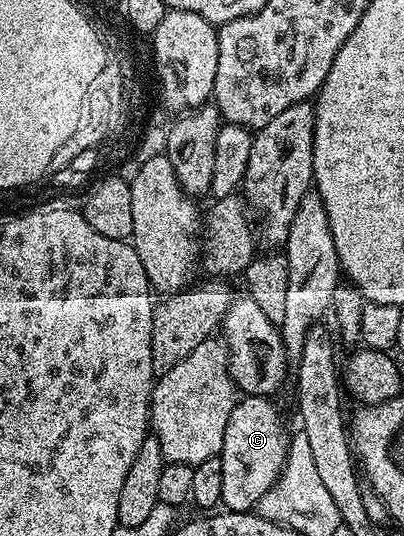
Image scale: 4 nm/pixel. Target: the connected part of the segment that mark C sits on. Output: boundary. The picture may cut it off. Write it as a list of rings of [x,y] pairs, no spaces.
[[[241,396],[226,422],[226,439],[222,443],[222,499],[220,505],[228,511],[252,511],[280,480],[284,461],[288,458],[289,430],[284,430],[284,417],[266,397]]]

